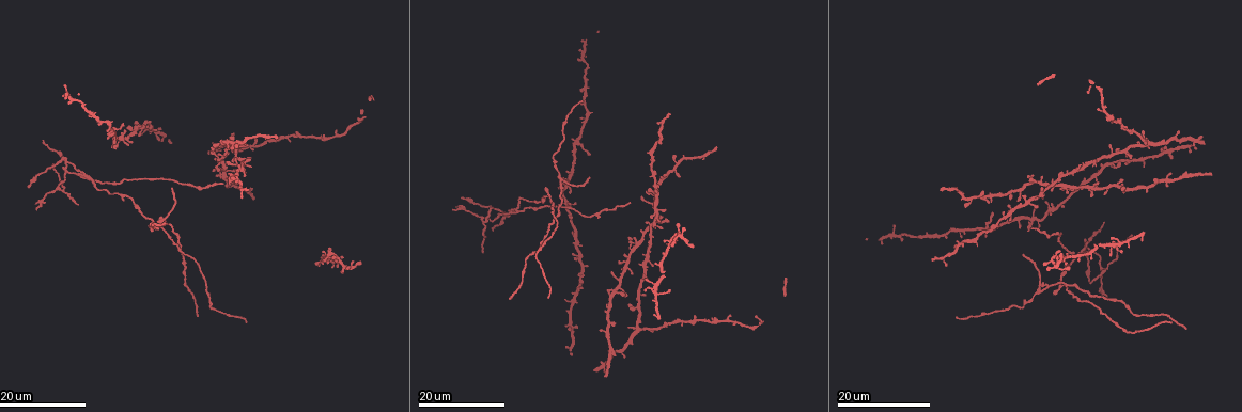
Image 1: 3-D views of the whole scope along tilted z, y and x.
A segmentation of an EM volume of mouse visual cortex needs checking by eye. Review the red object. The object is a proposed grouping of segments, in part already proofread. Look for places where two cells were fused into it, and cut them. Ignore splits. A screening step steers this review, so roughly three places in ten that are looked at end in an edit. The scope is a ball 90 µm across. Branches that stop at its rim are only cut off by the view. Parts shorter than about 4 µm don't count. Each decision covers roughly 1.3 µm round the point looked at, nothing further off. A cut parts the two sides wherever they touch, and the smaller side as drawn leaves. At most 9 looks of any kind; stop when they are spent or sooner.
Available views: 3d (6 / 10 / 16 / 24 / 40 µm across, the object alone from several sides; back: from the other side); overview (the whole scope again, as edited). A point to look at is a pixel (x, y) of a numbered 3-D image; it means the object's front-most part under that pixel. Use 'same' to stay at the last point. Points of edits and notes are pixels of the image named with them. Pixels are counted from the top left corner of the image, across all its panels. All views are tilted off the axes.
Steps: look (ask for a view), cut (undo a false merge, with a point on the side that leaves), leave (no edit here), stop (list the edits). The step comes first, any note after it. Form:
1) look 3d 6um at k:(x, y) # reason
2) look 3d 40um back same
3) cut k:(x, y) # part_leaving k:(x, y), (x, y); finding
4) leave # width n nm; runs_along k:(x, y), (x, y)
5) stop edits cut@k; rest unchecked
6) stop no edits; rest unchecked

look 3d 16um at 1:(559, 207) # a fork

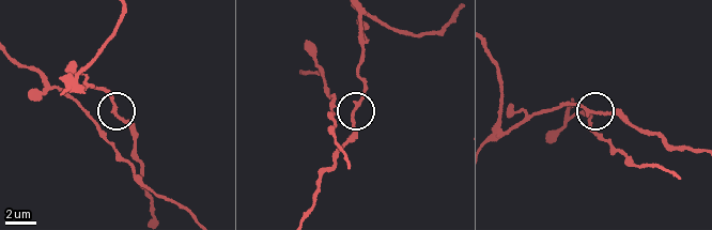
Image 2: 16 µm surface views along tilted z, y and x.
look 3d 6um at 2:(356, 107) # closer look

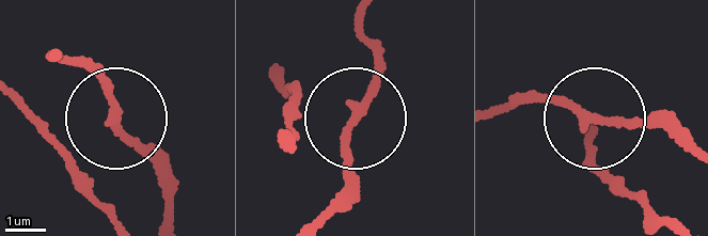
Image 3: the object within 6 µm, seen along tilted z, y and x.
leave # arms 3; continuous, no second cell

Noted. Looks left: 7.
look 3d 16um at 1:(549, 196) # three-way junction

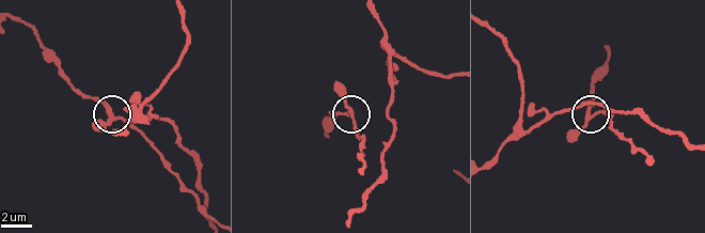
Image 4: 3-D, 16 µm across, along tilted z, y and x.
look 3d 10um at 4:(597, 114)

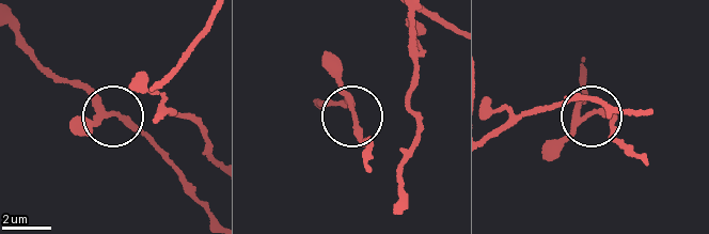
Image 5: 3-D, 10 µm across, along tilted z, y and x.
leave # runs_along 5:(15, 31), (40, 63), (155, 140); continuous, no second cell

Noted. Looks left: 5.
look 3d 16um at 1:(986, 228) # four or more arms meet

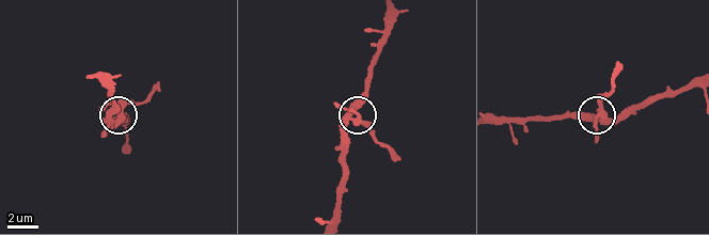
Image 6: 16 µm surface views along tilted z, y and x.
look 3d 6um same

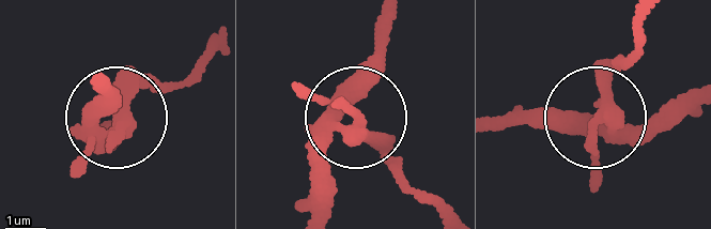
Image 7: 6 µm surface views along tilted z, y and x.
cut 7:(136, 74) # part_leaving 7:(119, 123), (129, 97), (187, 76), (215, 33); a second cell is stuck on

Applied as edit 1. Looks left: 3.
look 3d 24um at 1:(1038, 288) # branch point

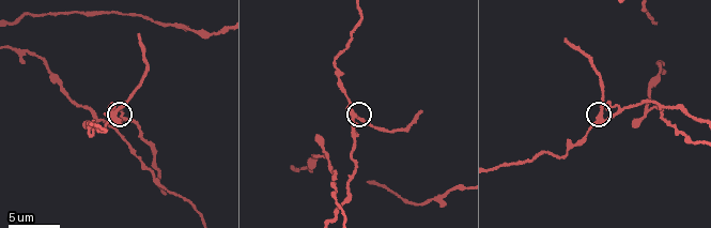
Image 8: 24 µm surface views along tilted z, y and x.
look 3d 6um at 8:(602, 108)

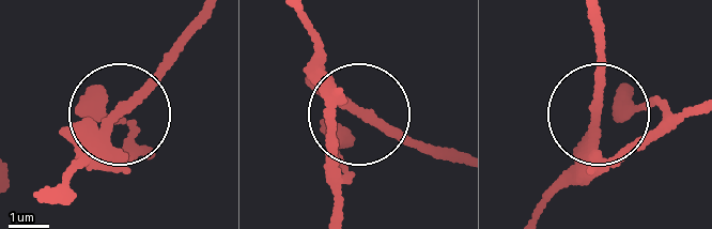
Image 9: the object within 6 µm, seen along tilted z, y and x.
cut 9:(137, 94) # part_leaving 9:(110, 137), (114, 111), (192, 16); a second cell is stuck on

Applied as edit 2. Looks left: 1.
stop edits cut@7, cut@9; rest unchecked

